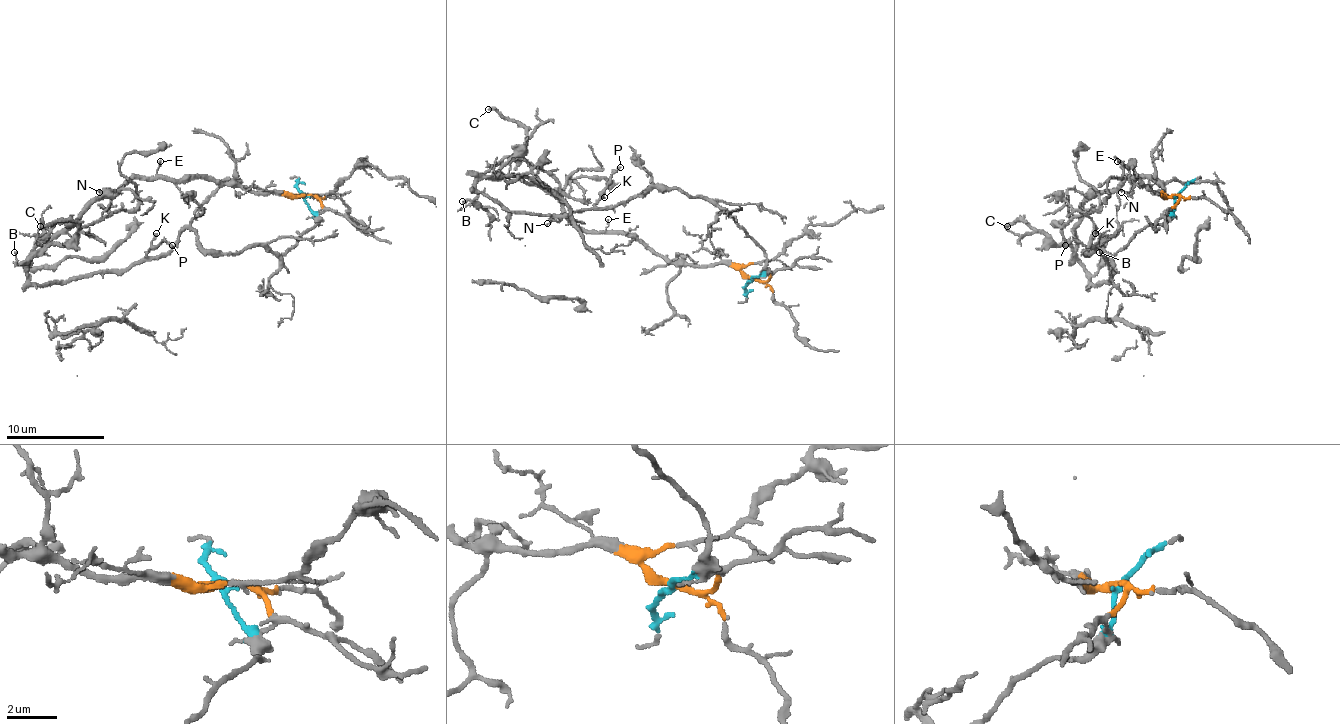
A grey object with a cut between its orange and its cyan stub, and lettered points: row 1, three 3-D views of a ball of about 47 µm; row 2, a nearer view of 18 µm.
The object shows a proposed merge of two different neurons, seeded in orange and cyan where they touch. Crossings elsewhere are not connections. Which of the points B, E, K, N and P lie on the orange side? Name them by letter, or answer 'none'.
E, N

